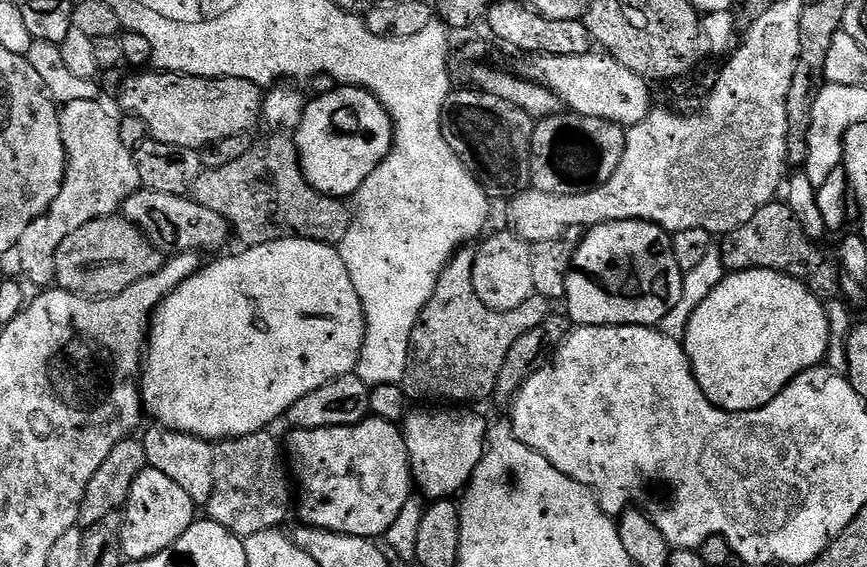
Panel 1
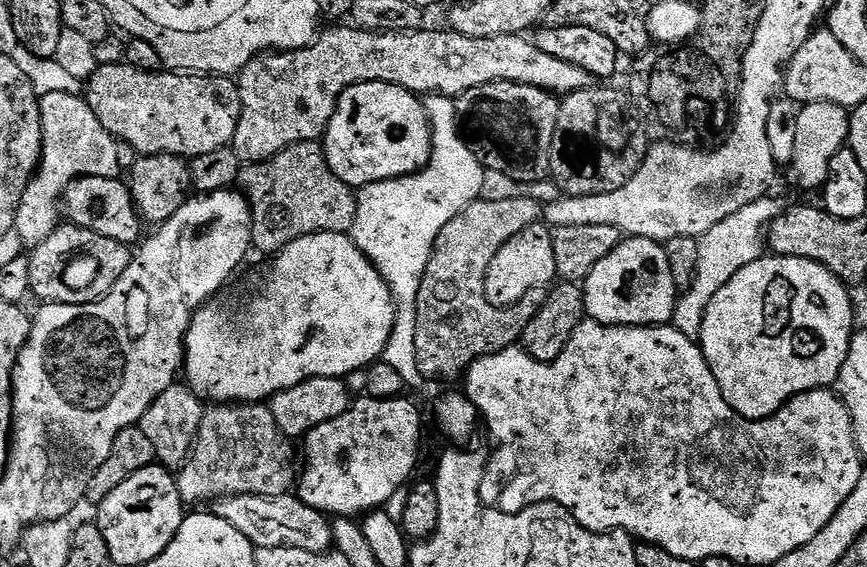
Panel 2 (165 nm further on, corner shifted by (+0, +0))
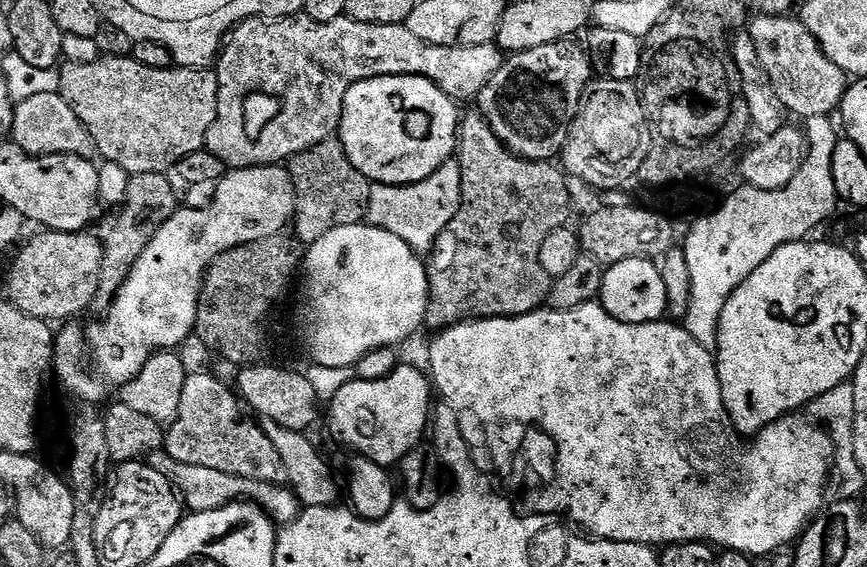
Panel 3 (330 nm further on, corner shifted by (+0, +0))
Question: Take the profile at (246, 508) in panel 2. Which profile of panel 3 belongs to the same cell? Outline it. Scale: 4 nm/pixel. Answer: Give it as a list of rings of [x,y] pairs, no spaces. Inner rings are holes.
[[[165,450],[149,452],[146,456],[146,463],[154,470],[158,470],[158,474],[166,478],[166,482],[170,482],[170,486],[180,497],[181,505],[189,513],[218,510],[227,504],[248,501],[257,504],[272,519],[273,524],[283,526],[299,518],[302,511],[300,499],[291,487],[283,483],[272,484],[270,481],[236,477],[234,474],[212,470],[209,467],[187,465],[176,461]]]

